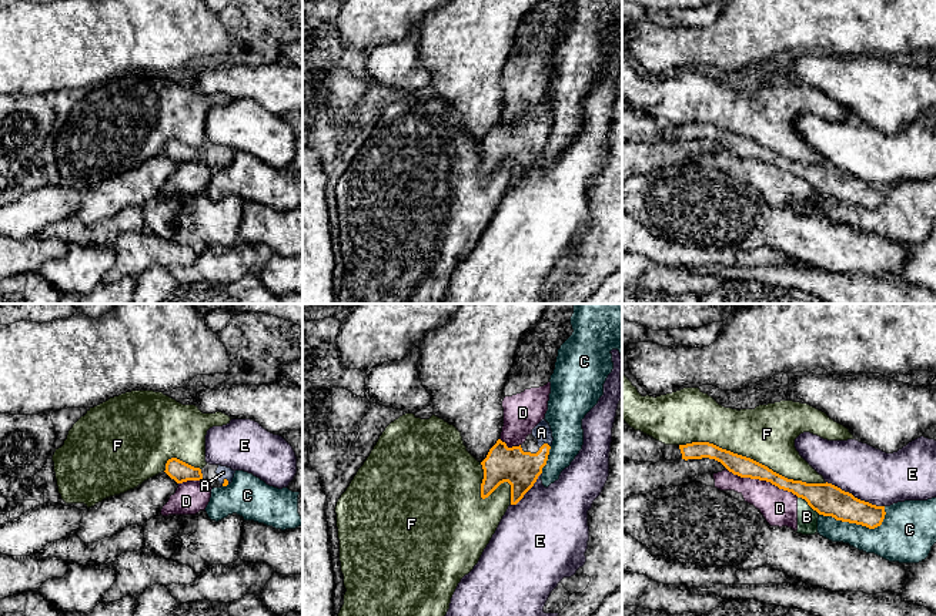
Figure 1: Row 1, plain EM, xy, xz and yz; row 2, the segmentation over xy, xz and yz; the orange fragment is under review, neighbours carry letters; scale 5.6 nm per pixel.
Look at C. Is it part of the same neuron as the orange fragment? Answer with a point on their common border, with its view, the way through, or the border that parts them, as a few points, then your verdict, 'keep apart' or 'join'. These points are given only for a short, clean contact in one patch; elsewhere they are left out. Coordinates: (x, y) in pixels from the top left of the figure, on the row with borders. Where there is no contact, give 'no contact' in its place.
yz (855, 522) | keep apart

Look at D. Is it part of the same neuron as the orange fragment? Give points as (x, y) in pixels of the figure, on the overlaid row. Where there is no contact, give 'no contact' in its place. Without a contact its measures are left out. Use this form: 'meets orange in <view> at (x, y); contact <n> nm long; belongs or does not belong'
meets orange in yz at (762, 479); contact 440 nm long; does not belong

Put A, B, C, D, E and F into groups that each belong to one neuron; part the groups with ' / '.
A / B D / C / E / F

